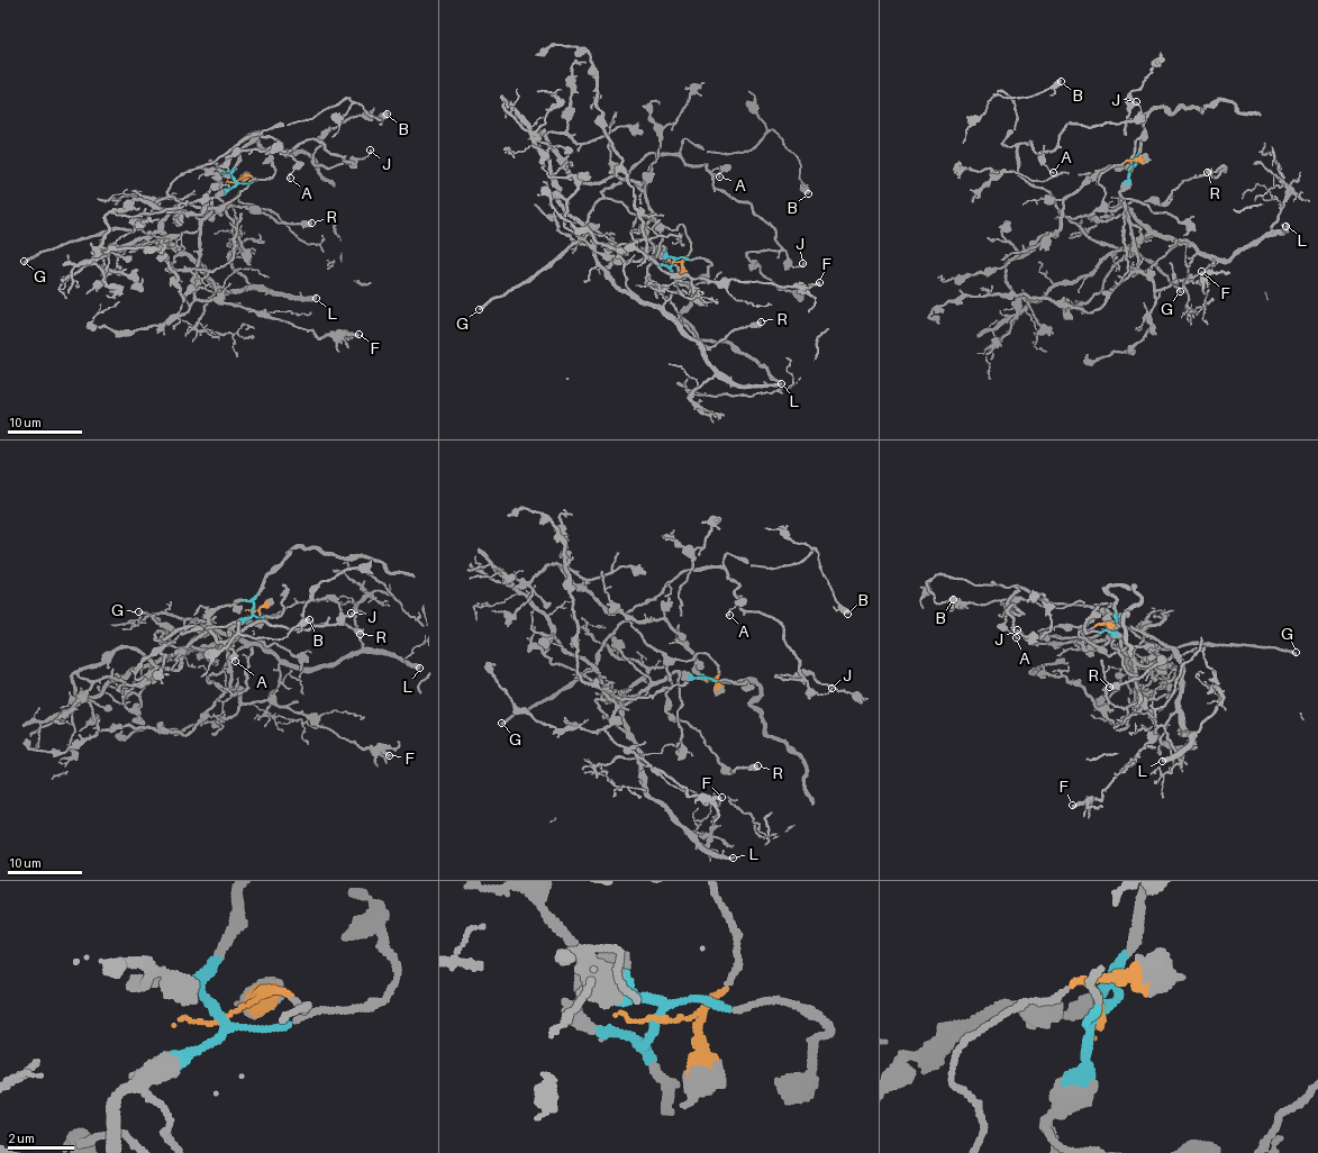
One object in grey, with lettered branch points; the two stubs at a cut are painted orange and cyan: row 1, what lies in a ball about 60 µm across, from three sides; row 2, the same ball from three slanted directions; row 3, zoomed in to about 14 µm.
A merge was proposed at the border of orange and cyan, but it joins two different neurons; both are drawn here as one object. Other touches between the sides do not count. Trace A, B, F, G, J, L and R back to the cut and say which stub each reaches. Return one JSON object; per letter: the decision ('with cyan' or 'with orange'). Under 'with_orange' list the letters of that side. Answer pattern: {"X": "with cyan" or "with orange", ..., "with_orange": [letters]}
{"A": "with orange", "B": "with orange", "F": "with cyan", "G": "with orange", "J": "with orange", "L": "with cyan", "R": "with orange", "with_orange": ["A", "B", "G", "J", "R"]}

